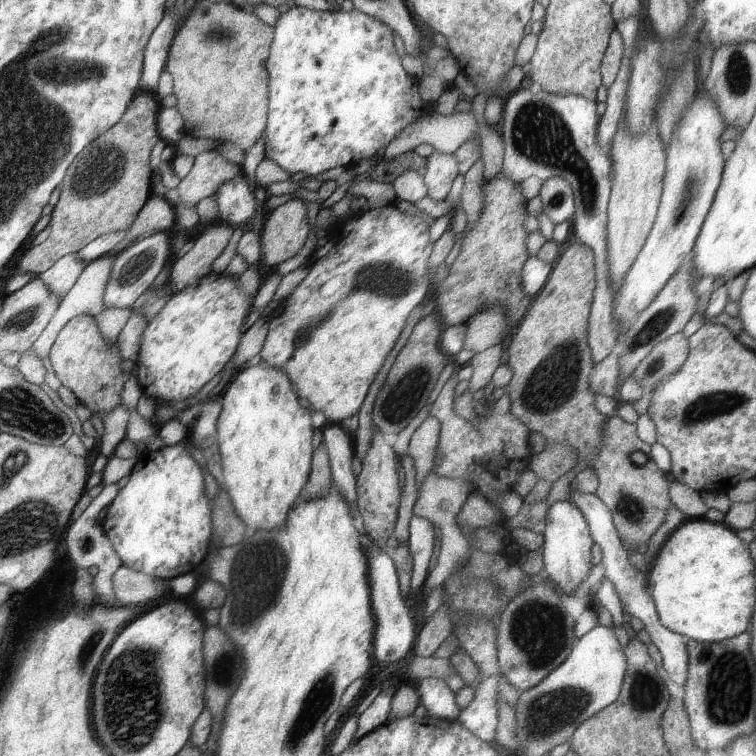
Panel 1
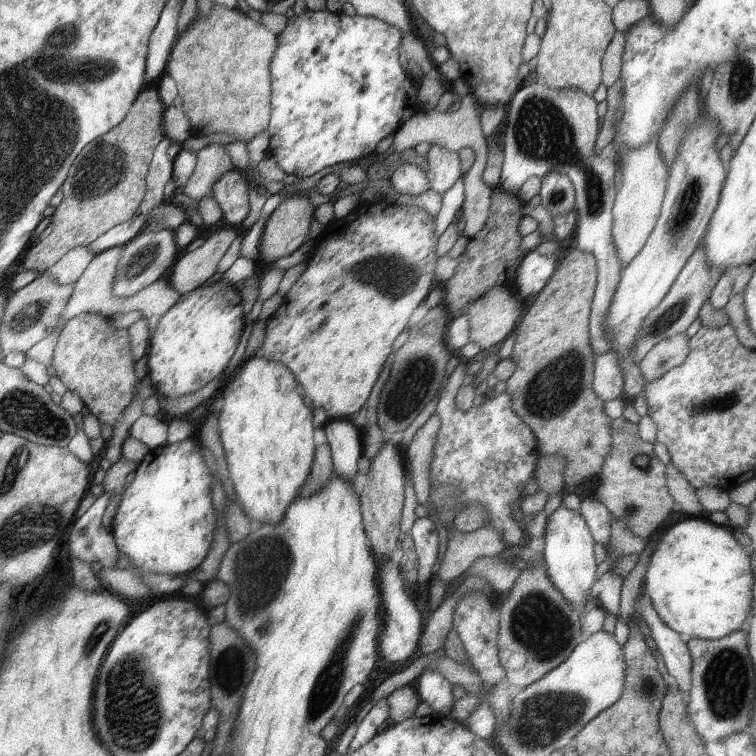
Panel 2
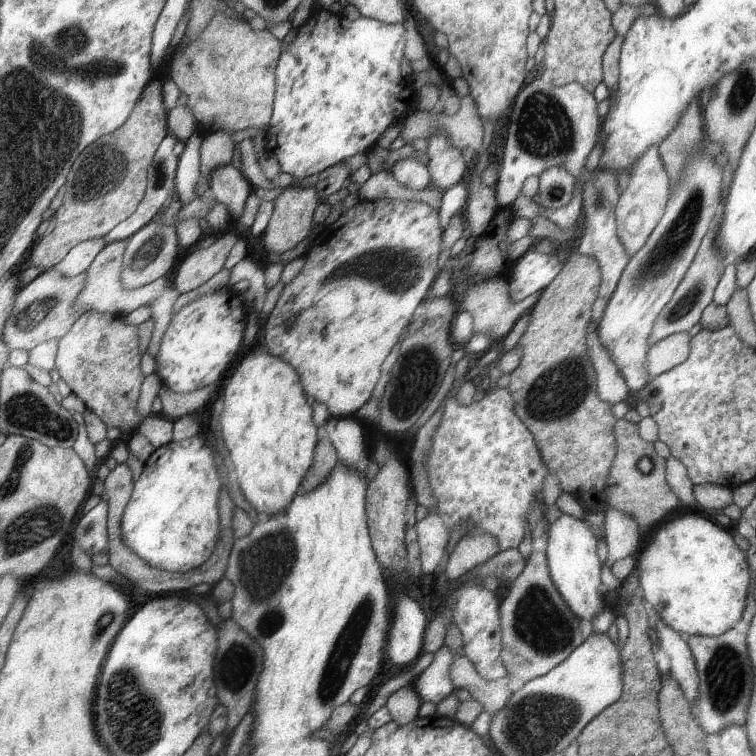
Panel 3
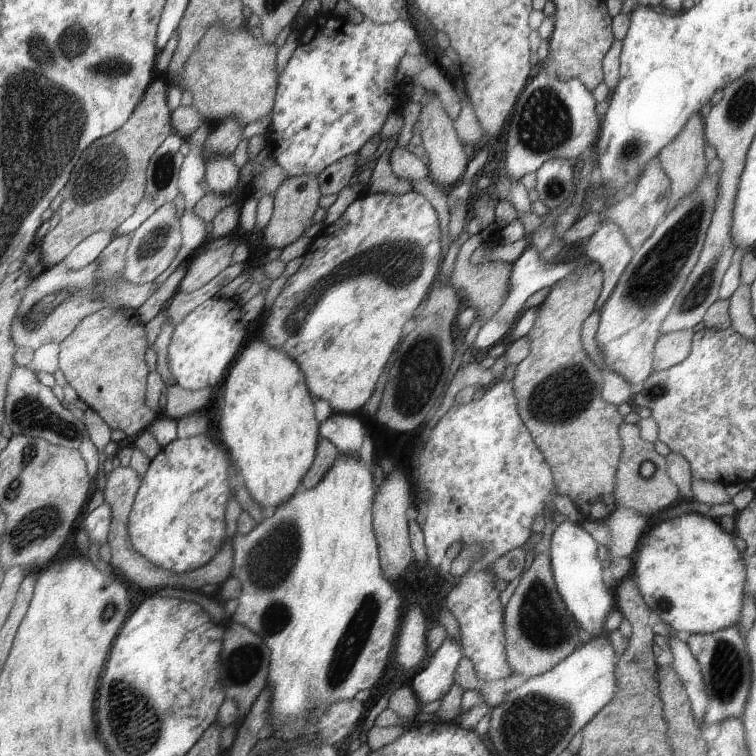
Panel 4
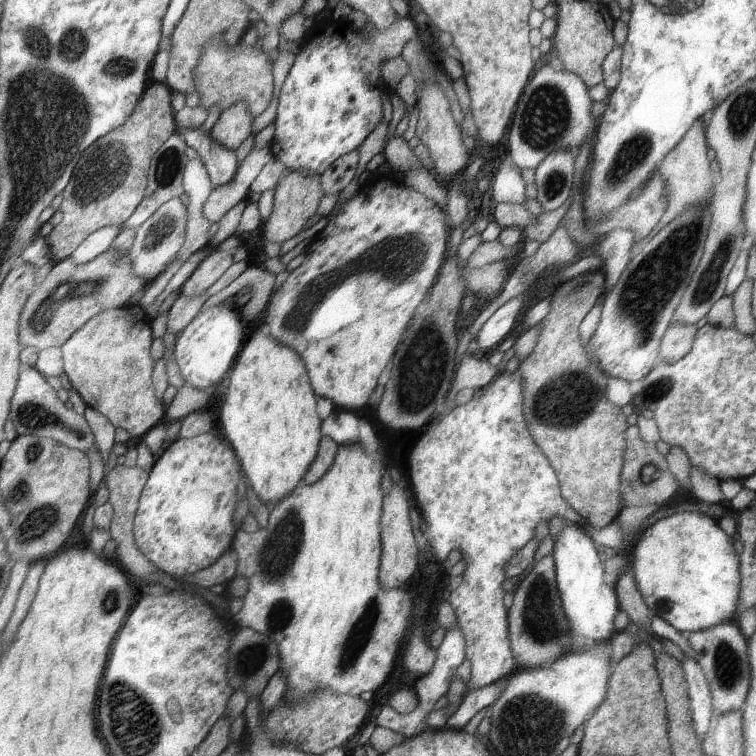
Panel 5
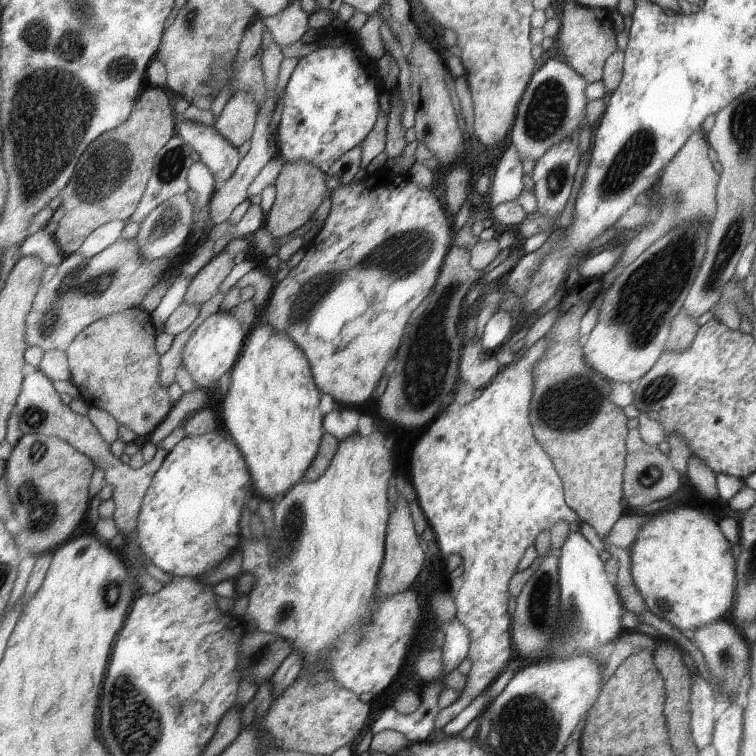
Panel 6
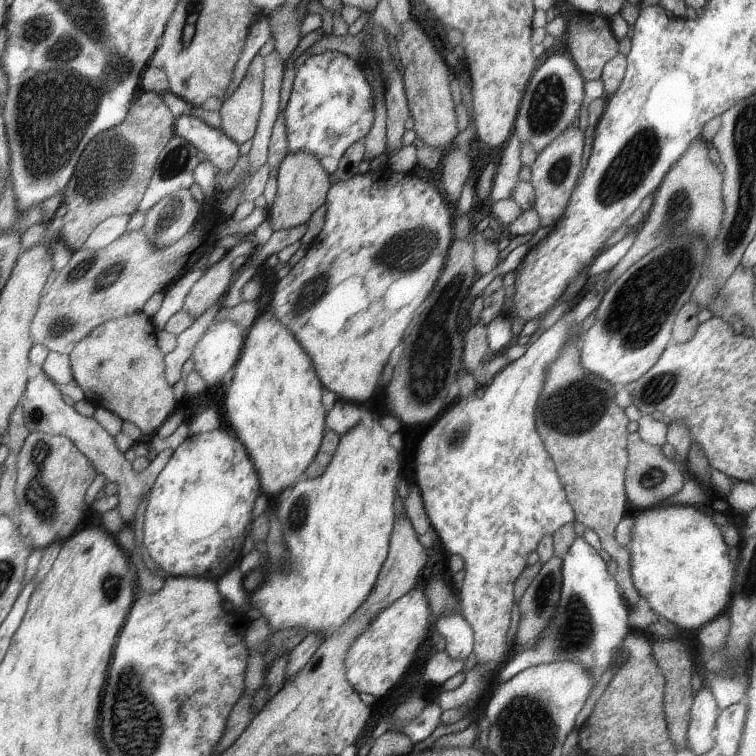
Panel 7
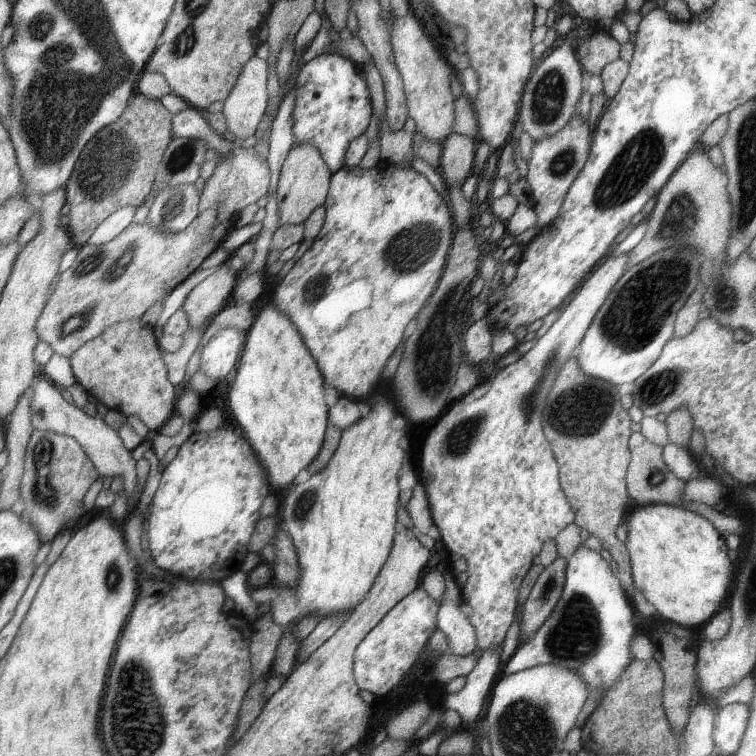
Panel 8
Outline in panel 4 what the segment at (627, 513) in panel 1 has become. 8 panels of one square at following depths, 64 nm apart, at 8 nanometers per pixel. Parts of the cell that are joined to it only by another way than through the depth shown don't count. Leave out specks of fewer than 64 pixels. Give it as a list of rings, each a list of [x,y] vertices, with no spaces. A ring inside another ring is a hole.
[[[621,424],[619,436],[623,452],[616,470],[616,506],[631,508],[647,517],[671,507],[677,500],[677,486],[668,476],[665,457],[655,452],[654,443],[641,440],[636,424]]]

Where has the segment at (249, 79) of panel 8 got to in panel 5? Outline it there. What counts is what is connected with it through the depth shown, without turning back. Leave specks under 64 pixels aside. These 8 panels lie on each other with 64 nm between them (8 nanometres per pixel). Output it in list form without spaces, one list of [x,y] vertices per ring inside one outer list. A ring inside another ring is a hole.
[[[241,100],[220,111],[215,124],[210,128],[211,140],[219,146],[234,151],[251,134],[253,116],[248,105]]]

